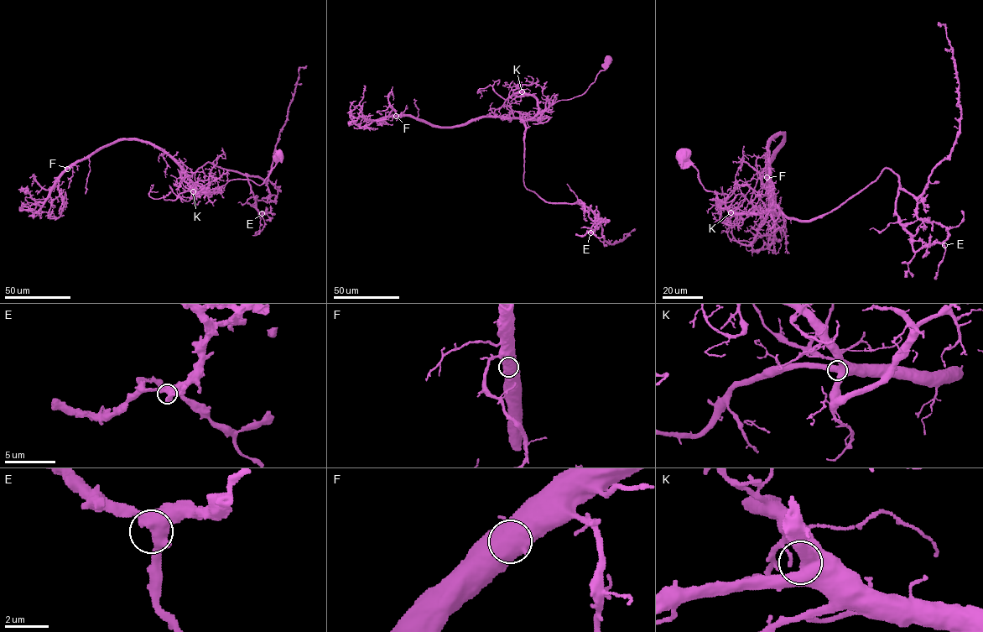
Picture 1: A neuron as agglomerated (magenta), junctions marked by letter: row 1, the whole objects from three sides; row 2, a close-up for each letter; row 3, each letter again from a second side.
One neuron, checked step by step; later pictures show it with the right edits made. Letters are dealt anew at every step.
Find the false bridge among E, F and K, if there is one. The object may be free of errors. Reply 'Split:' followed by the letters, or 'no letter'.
Split: no letter

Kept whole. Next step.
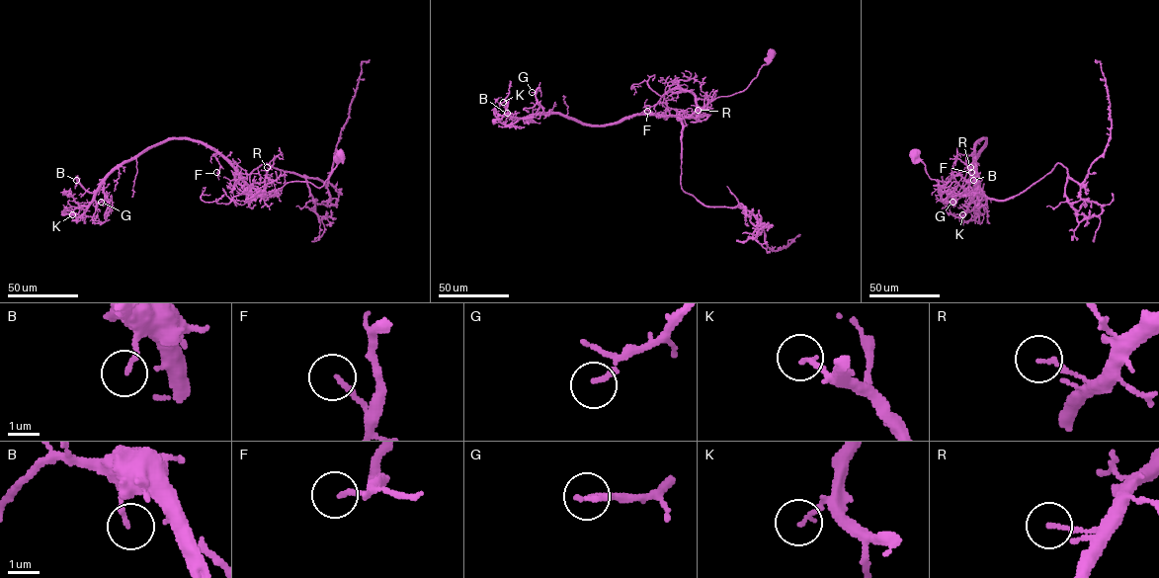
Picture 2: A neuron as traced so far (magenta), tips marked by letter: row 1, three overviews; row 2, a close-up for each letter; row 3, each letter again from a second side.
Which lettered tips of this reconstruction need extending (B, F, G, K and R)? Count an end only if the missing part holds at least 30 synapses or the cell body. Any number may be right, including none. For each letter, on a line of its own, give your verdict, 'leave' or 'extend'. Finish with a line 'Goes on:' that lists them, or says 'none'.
B: leave
F: leave
G: extend
K: leave
R: leave
Goes on: G

